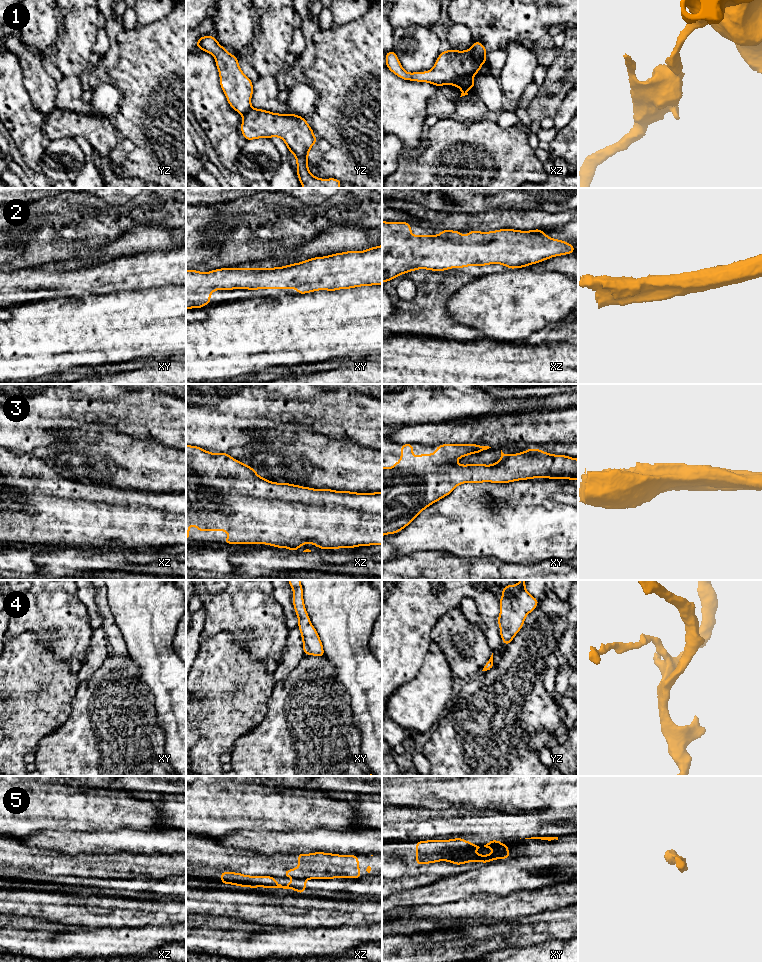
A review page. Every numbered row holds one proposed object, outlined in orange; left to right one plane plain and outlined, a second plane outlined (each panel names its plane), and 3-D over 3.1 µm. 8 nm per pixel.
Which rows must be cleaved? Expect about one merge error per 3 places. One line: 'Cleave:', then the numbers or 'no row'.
Cleave: 1, 5

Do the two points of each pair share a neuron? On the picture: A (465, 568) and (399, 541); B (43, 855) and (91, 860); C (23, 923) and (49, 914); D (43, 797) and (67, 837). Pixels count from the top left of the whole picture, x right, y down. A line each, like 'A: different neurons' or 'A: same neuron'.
A: different neurons
B: same neuron
C: different neurons
D: different neurons

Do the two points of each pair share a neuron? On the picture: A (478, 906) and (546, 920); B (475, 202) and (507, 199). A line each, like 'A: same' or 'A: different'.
A: different
B: same

